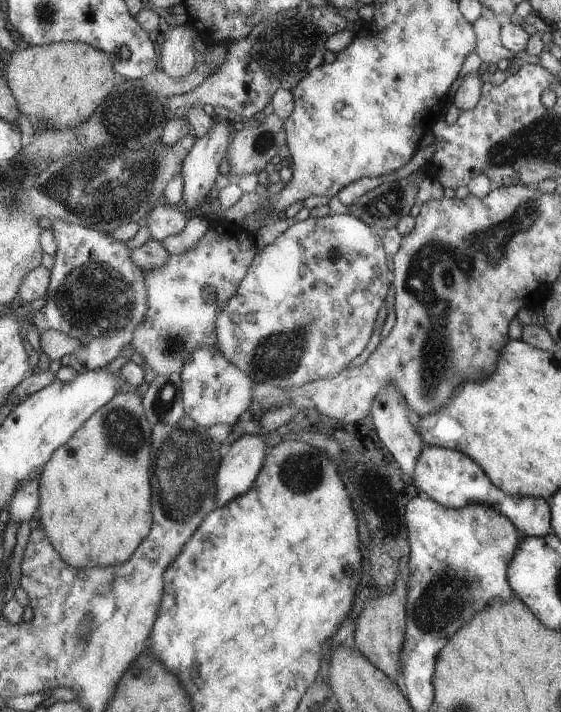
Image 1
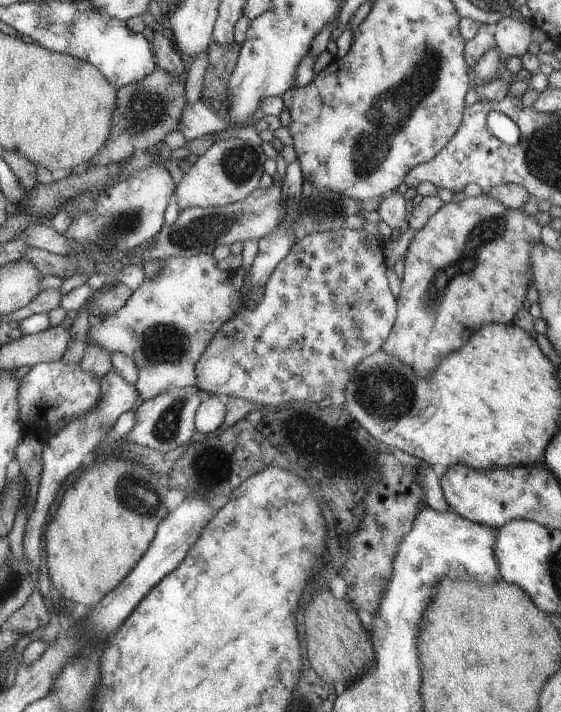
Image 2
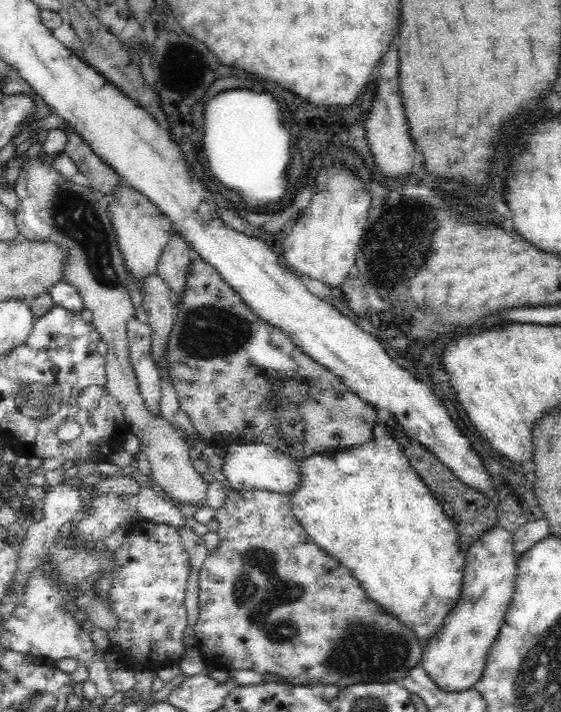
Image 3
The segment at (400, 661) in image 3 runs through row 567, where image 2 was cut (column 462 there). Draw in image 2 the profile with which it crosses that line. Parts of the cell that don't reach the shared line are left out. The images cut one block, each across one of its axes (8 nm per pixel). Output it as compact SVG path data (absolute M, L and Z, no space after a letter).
M486 195L465 197L461 202L443 203L443 206L433 213L431 218L419 228L413 231L410 239L409 251L403 257L403 276L400 280L400 291L397 295L397 318L396 324L392 326L387 340L381 345L381 352L388 354L391 358L401 360L403 364L407 364L417 376L427 378L429 374L433 374L433 370L440 365L440 362L452 353L453 350L459 350L465 344L465 341L480 329L483 325L491 323L511 324L513 318L517 318L517 314L521 314L521 307L525 306L525 298L529 298L529 290L533 290L533 272L531 268L530 251L533 246L539 242L539 232L542 226L537 224L535 218L525 215L521 209L505 208L498 200Z

